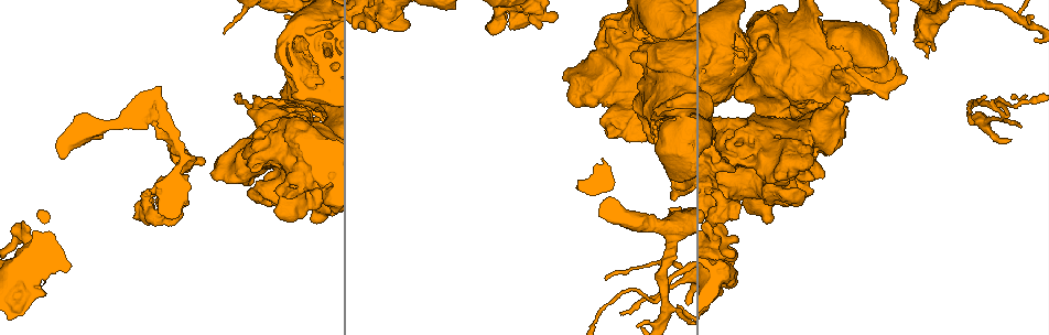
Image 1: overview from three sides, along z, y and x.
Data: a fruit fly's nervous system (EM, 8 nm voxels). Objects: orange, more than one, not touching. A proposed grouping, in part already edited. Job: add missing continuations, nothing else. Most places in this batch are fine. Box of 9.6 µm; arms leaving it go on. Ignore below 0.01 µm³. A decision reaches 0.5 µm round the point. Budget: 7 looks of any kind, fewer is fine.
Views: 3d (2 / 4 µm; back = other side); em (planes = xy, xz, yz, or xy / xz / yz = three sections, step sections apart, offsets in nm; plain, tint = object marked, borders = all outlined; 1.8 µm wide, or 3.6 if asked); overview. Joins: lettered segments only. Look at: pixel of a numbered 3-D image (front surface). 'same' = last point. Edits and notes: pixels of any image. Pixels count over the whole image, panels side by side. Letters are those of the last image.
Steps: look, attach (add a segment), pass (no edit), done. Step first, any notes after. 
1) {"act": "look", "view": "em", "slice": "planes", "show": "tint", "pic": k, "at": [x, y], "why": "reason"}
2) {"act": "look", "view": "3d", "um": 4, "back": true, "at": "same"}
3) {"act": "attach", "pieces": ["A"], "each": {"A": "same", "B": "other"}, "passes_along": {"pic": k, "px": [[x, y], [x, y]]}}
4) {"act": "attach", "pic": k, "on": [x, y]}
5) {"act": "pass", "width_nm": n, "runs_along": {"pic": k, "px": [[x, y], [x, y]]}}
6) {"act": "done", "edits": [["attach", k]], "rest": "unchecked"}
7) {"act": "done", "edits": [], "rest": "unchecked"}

{"act": "look", "view": "3d", "um": 4, "pic": 1, "at": [927, 42], "why": "stops while still wide"}

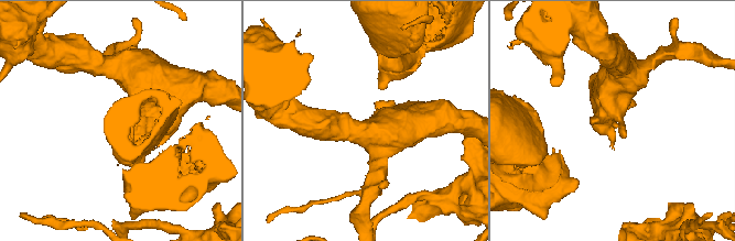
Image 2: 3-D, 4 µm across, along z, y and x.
{"act": "look", "view": "em", "slice": "planes", "show": "borders", "pic": 2, "at": [615, 124], "why": "now the EM"}

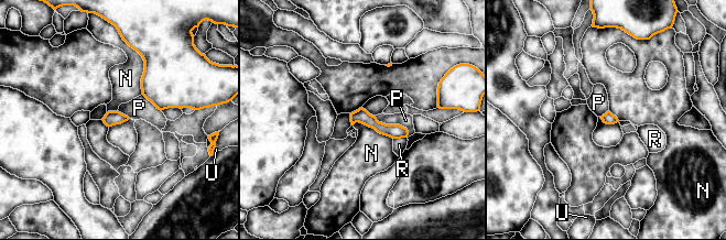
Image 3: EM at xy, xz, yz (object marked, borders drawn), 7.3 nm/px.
{"act": "pass", "longest_contact_nm": ["N", 420], "each": {"N": "other", "P": "other", "R": "other", "U": "other"}, "border": {"pic": 3, "px": [[123, 41], [143, 61], [142, 94]]}, "found": "no lettered segment goes on from it"}

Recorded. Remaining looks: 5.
{"act": "look", "view": "3d", "um": 4, "pic": 1, "at": [390, 27]}

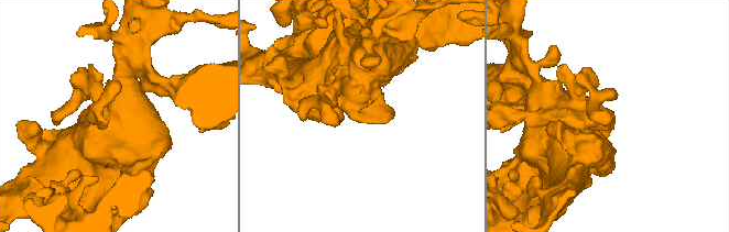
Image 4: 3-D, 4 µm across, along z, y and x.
{"act": "look", "view": "em", "slice": "planes", "show": "borders", "pic": 4, "at": [360, 113], "why": "shape alone is not enough"}

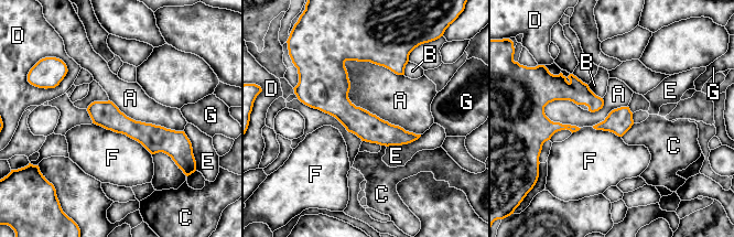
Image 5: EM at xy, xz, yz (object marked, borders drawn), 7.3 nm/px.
{"act": "pass", "each": {"A": "other", "B": "other", "C": "other", "D": "other", "E": "other", "F": "other", "G": "other"}, "runs_along": {"pic": 5, "px": [[90, 108], [153, 138], [183, 138]]}, "found": "no lettered segment goes on from it"}

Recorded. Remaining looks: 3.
{"act": "look", "view": "em", "slice": "xy", "step": 8, "show": "tint", "pic": 1, "at": [135, 218], "why": "an open end"}

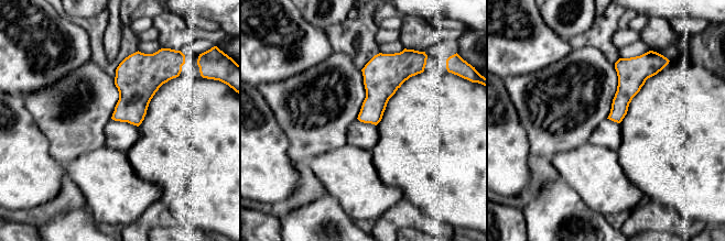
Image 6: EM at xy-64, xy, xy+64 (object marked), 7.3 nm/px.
{"act": "look", "view": "em", "slice": "planes", "show": "borders", "at": "same"}

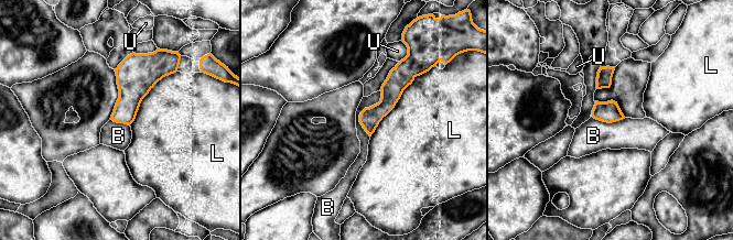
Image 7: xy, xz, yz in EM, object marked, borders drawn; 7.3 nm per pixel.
{"act": "pass", "each": {"B": "other", "L": "other", "U": "other"}, "runs_along": {"pic": 7, "px": [[406, 69], [369, 120], [369, 130]]}, "found": "none of them fits"}

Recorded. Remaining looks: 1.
{"act": "done", "edits": [], "rest": "unchecked"}

